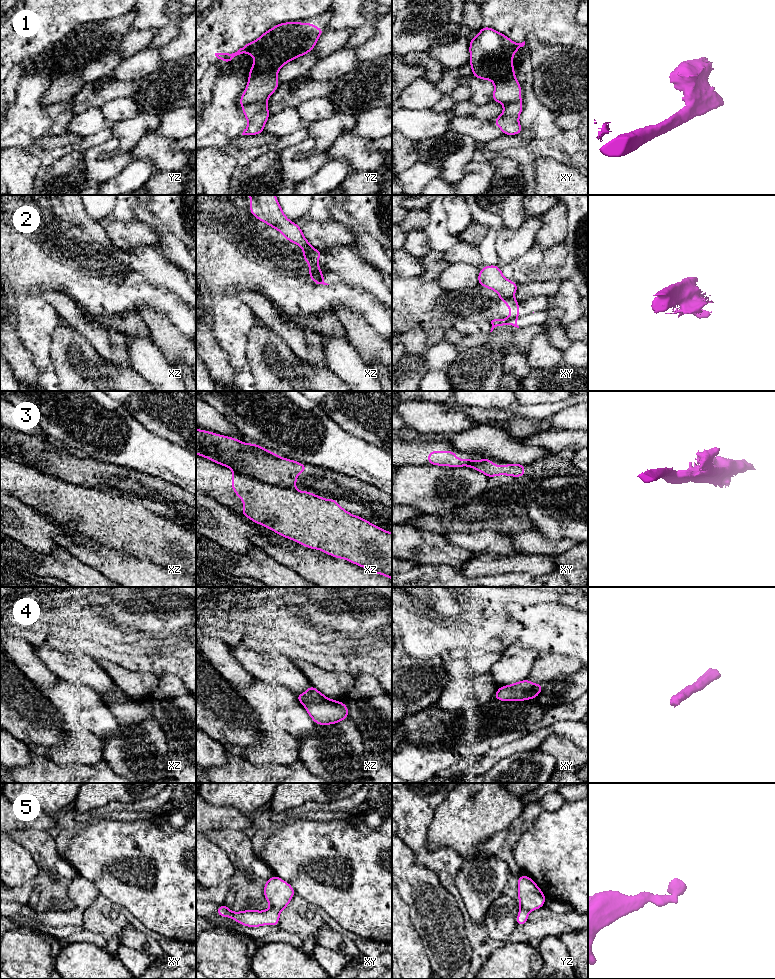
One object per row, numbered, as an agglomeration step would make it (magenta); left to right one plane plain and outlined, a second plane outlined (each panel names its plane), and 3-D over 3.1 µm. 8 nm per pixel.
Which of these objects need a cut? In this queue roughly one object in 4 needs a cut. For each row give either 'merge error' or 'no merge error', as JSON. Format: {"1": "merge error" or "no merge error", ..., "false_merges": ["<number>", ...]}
{"1": "merge error", "2": "merge error", "3": "merge error", "4": "no merge error", "5": "no merge error", "false_merges": ["1", "2", "3"]}

